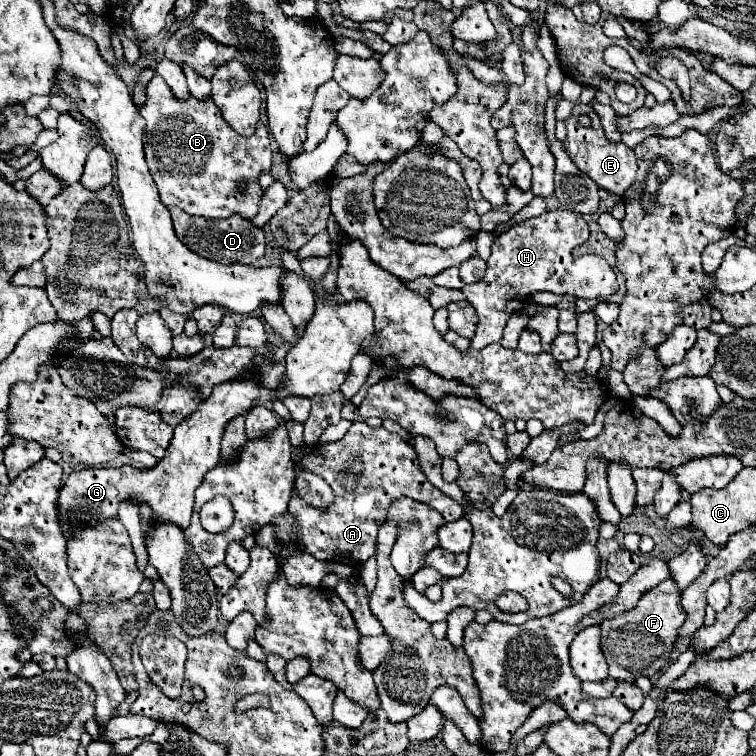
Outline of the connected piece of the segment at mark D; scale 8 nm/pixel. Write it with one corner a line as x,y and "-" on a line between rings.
170,208
174,232
182,244
186,244
192,252
196,252
202,258
218,260
218,262
242,262
252,264
254,260
262,258
266,254
266,242
260,228
254,228
248,220
234,220
234,216
224,220
212,220
212,218
200,218
190,216
184,210

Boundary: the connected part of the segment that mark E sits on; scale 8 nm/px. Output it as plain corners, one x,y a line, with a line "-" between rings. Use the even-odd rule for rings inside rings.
578,102
574,106
574,110
572,110
572,116
566,118
564,124
566,124
566,130
568,130
564,146
566,146
566,152
568,152
570,160
578,166
578,170
582,170
586,176
590,176
600,188
608,190
610,194
622,196
628,190
628,186
634,182
634,178
636,178
638,166
636,166
634,152
628,146
624,146
622,142
612,144
612,142
606,140
602,124
600,124
600,118
594,112
594,108
588,106
588,104
580,104
-
582,114
590,116
590,126
582,126
578,122
578,116
582,116

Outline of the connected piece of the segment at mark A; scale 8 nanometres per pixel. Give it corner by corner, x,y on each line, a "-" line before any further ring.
354,422
342,440
314,446
298,462
296,472
302,470
324,478
334,492
334,502
328,508
314,508
306,504
298,496
296,488
292,490
292,498
288,502
288,510
296,516
302,532
302,546
316,560
338,560
350,566
364,564
370,556
374,556
376,532
386,520
390,504
400,498
412,498
428,504
440,512
446,522
464,518
464,508
438,488
430,486
422,470
418,470
410,444
386,428
374,430
364,422

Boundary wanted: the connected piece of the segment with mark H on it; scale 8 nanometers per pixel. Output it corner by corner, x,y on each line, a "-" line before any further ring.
546,210
542,216
520,222
520,224
512,226
508,232
500,234
492,244
492,254
486,262
488,268
486,268
484,278
478,280
476,284
462,288
466,300
474,306
474,310
478,314
478,326
476,326
474,338
470,340
470,346
474,350
482,350
484,346
488,346
492,342
500,342
502,330
504,330
510,314
518,312
524,306
524,300
534,292
552,292
552,294
568,294
570,292
570,294
576,294
578,298
608,298
610,294
614,294
618,290
616,274
604,258
595,254
573,258
570,254
574,246
578,246
586,240
588,240
586,220
570,210

